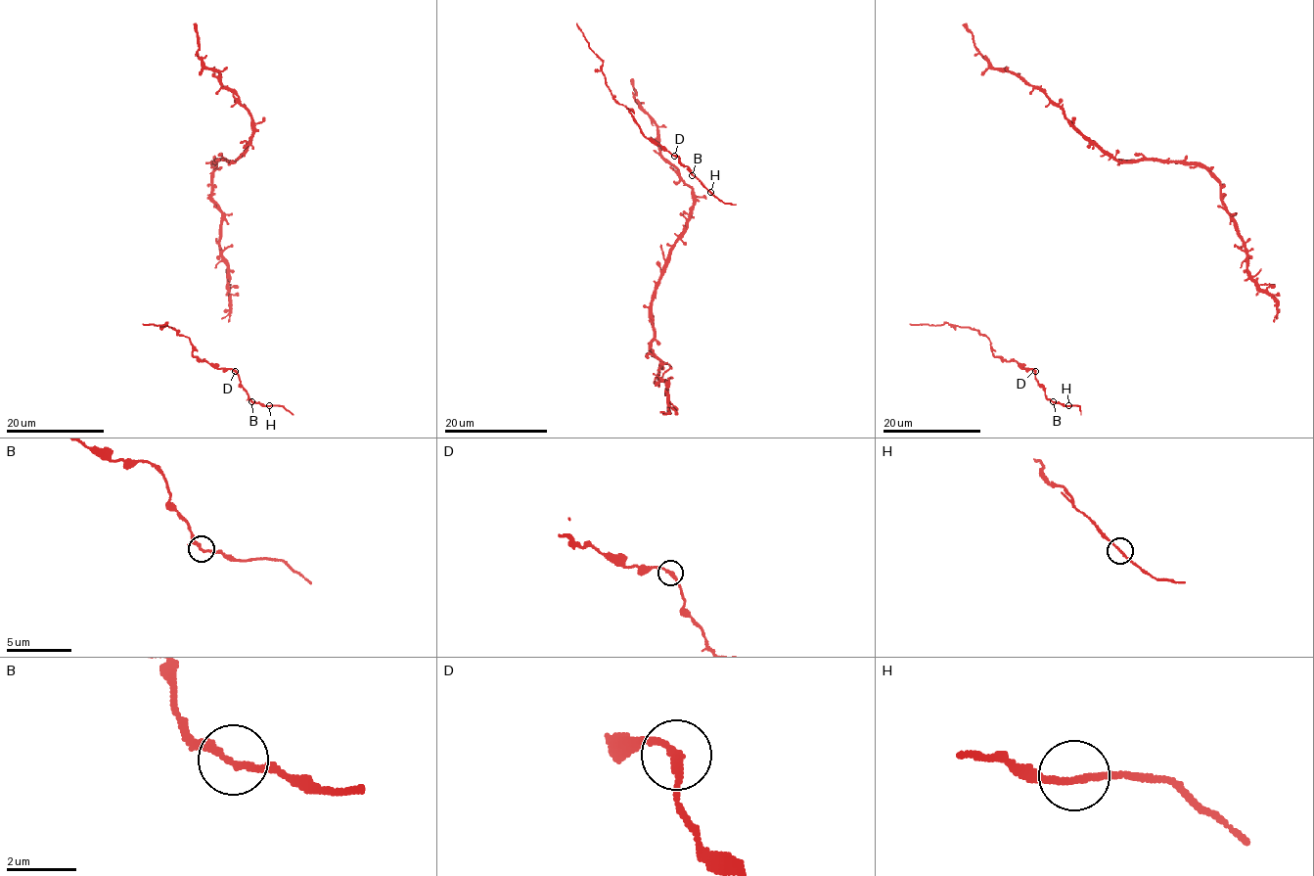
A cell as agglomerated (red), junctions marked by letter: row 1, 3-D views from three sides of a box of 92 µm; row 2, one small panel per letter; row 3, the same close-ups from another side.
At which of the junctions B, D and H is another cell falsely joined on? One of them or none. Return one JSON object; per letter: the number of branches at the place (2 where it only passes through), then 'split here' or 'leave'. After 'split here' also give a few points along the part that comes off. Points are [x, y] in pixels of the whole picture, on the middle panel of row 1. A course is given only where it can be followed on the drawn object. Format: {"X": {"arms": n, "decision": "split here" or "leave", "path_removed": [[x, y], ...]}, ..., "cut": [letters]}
{"B": {"arms": 2, "decision": "leave"}, "D": {"arms": 2, "decision": "leave"}, "H": {"arms": 2, "decision": "leave"}, "cut": []}

